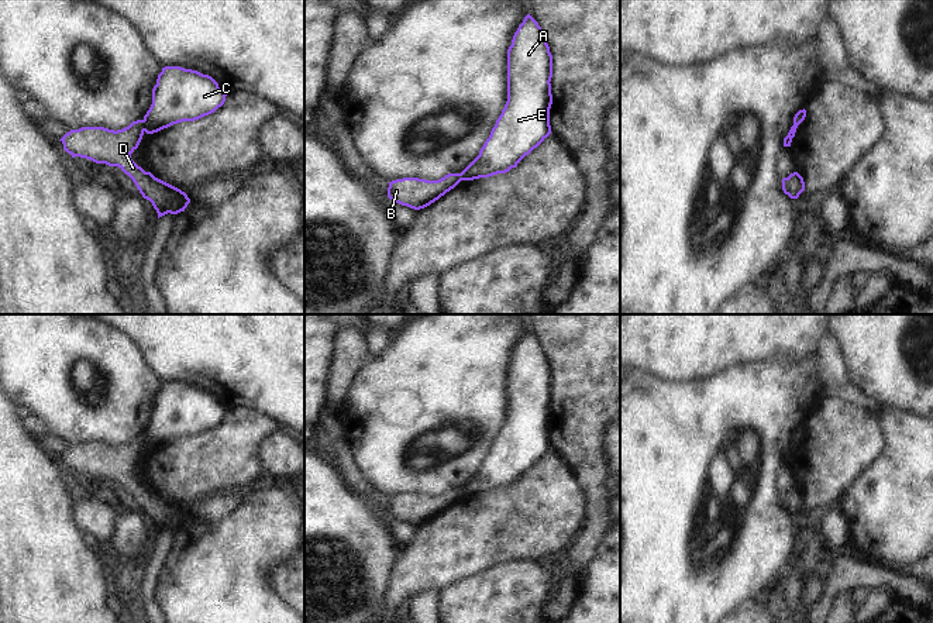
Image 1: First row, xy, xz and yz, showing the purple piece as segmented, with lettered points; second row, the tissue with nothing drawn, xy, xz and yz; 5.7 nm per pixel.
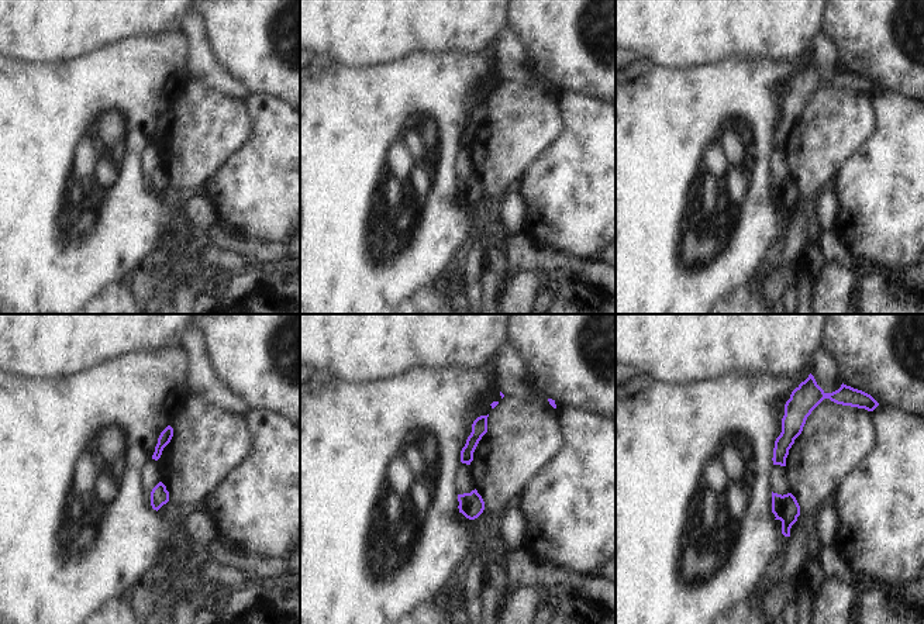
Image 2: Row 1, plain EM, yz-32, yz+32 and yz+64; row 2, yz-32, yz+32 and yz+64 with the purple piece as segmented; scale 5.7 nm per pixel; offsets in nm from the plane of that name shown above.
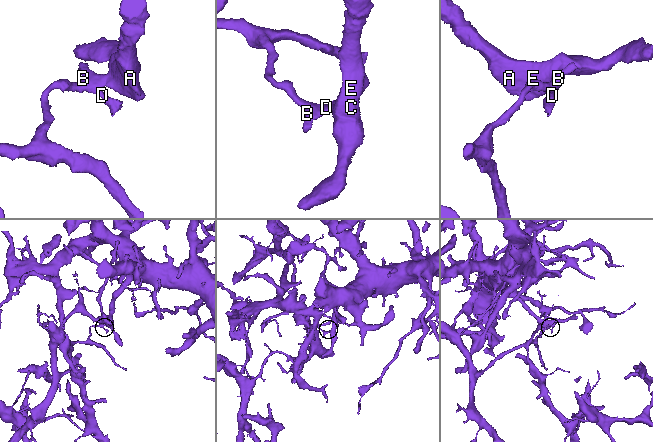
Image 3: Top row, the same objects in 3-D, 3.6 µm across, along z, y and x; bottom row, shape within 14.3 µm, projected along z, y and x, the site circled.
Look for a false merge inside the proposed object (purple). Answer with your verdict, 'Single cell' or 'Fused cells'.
Fused cells

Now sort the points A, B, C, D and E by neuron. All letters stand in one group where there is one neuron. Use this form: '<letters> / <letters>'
A C E / B D

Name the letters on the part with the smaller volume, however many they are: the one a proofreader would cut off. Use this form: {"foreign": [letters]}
{"foreign": ["B", "D"]}

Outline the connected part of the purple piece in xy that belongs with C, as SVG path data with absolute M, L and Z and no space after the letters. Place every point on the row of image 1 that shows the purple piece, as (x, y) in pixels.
M165 66L152 89L152 104L144 116L147 123L144 131L154 134L173 124L209 116L224 104L225 96L218 83L209 75L180 66Z

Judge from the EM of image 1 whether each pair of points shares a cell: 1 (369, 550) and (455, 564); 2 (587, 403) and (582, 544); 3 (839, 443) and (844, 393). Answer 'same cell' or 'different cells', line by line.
1: different cells
2: same cell
3: different cells

